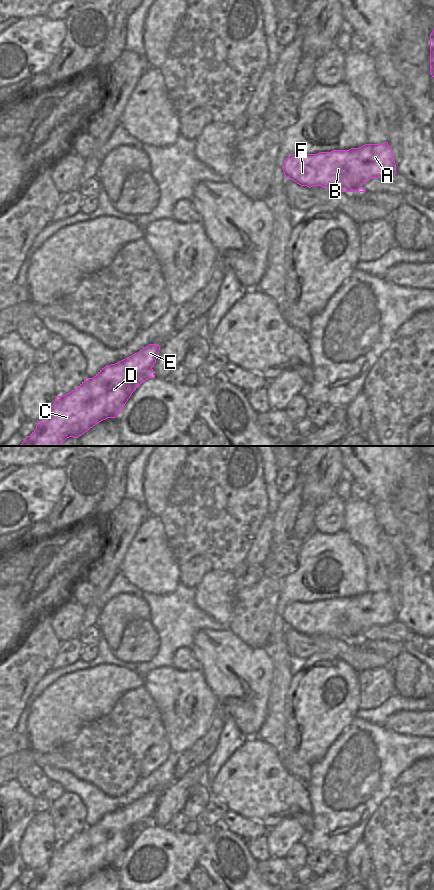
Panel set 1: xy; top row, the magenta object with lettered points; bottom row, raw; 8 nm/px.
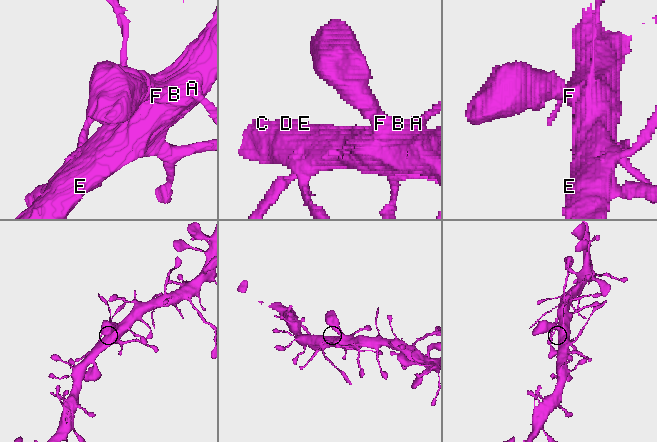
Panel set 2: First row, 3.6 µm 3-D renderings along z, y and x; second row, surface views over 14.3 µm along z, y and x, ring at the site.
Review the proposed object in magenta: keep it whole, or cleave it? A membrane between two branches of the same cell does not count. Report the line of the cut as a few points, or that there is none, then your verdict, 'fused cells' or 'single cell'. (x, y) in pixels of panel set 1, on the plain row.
no cut; single cell

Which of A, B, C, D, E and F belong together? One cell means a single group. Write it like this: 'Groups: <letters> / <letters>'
Groups: A B C D E F.

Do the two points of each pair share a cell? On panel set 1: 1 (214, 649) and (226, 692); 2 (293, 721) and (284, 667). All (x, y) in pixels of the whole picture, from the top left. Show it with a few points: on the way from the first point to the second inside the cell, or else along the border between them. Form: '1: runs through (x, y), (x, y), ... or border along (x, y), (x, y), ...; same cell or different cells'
1: runs through (225, 660), (226, 681); same cell
2: border along (294, 672), (286, 693), (285, 710); different cells

